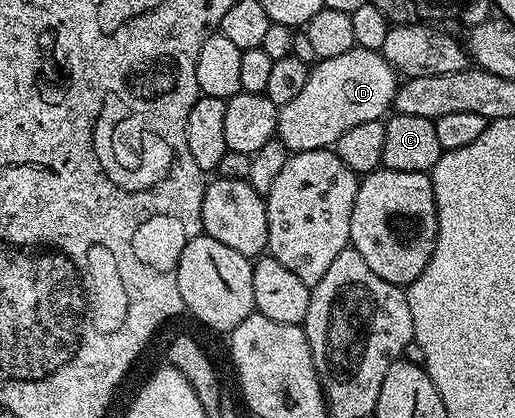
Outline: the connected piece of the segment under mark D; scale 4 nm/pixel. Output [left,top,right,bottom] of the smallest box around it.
[276,46,399,153]

